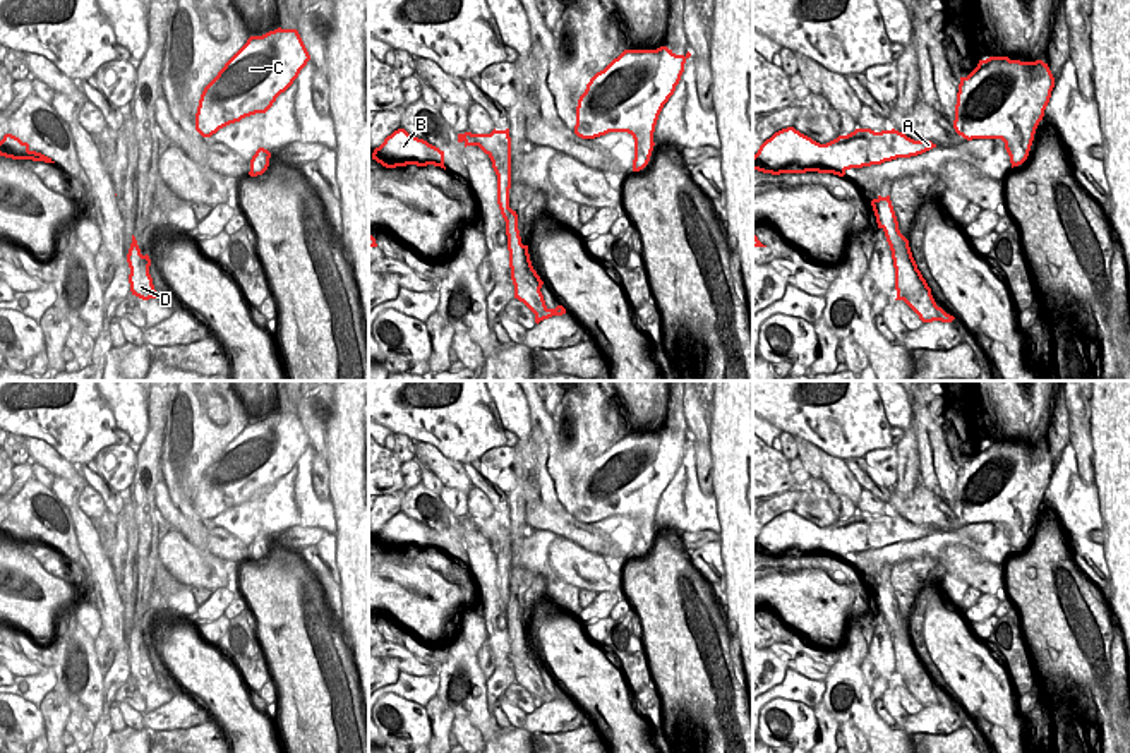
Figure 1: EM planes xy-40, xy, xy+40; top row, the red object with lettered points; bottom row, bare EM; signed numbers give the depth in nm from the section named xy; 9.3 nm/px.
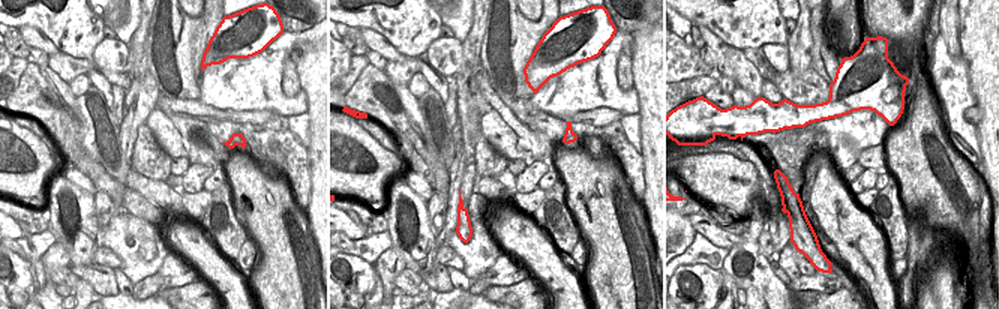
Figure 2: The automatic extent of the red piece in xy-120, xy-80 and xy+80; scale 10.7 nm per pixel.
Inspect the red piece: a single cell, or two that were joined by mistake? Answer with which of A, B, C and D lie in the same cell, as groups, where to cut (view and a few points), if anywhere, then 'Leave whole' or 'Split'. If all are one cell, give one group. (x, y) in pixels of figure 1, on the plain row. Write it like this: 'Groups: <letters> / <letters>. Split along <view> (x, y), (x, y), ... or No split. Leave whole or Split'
Groups: A B C / D. Split along xy (510, 546), (498, 544), (492, 548). Split

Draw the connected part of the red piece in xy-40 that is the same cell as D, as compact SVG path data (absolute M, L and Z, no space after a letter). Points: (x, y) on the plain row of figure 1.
M134 619L127 638L127 647L130 652L129 667L132 679L142 684L156 683L156 674L149 659L151 643L147 638L141 638L141 633Z

